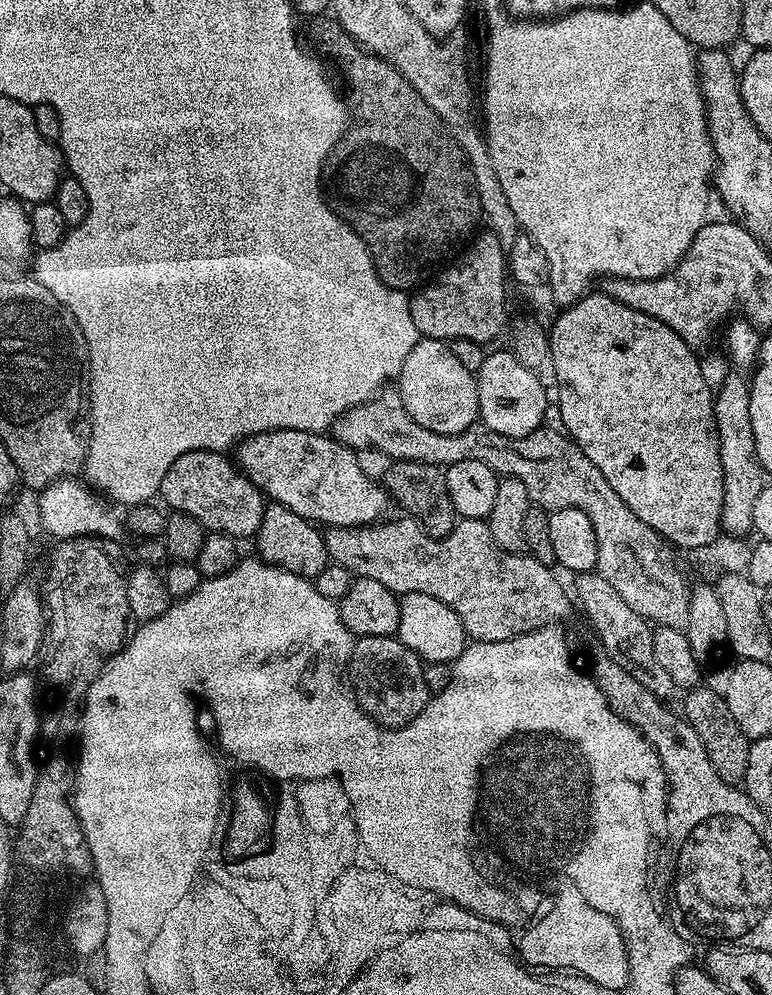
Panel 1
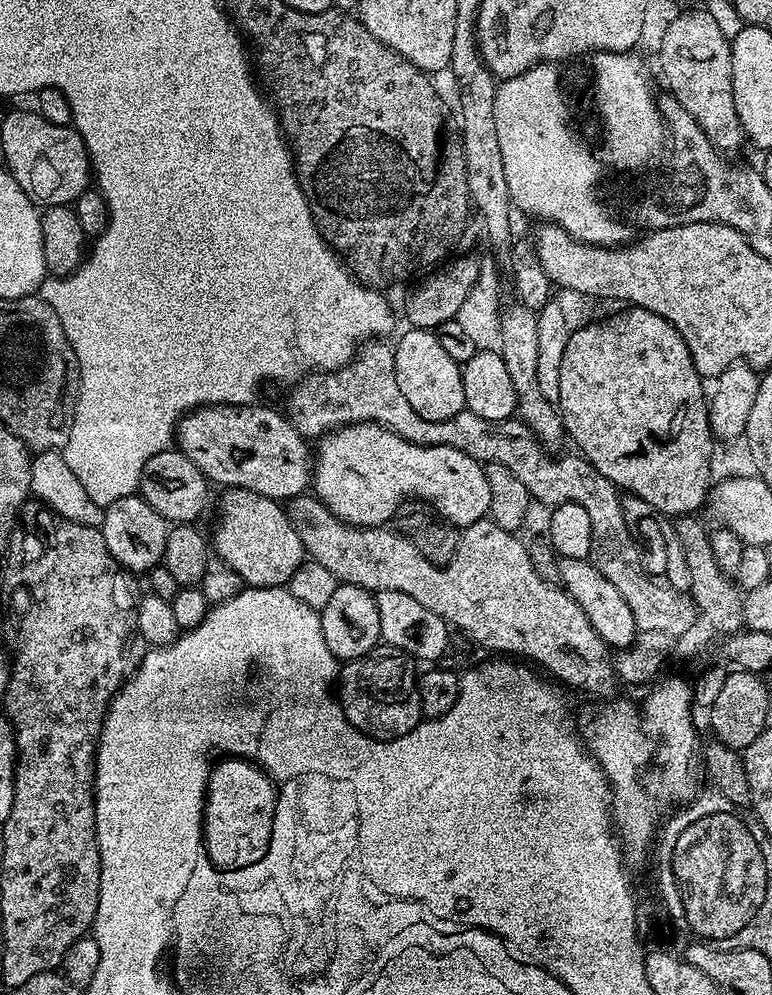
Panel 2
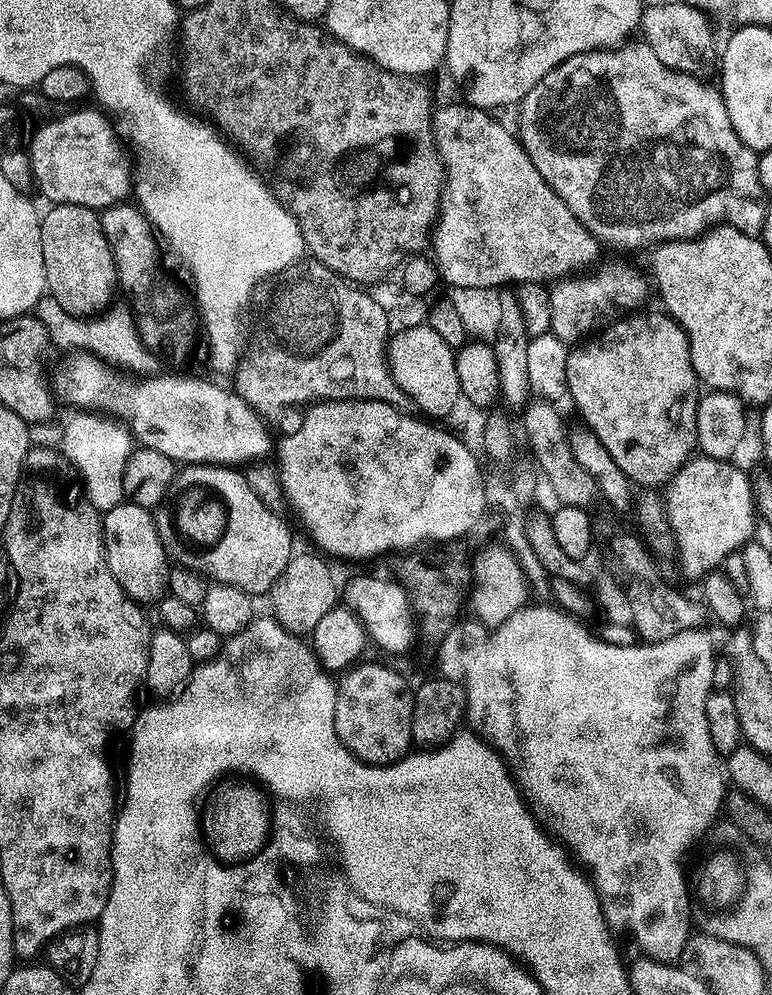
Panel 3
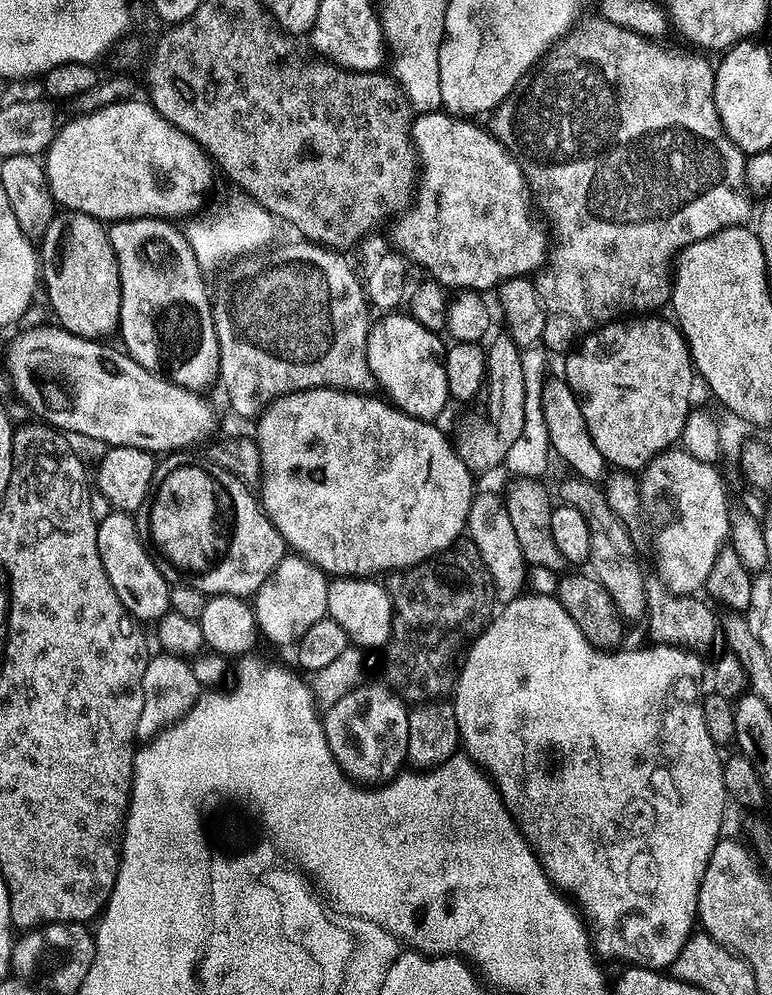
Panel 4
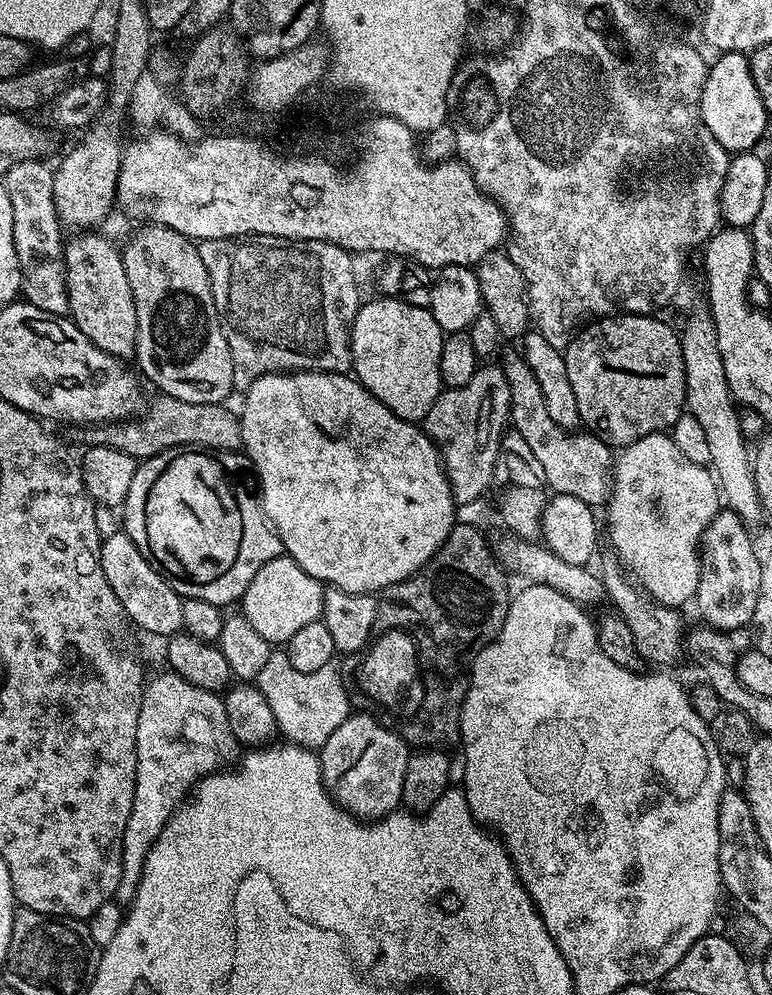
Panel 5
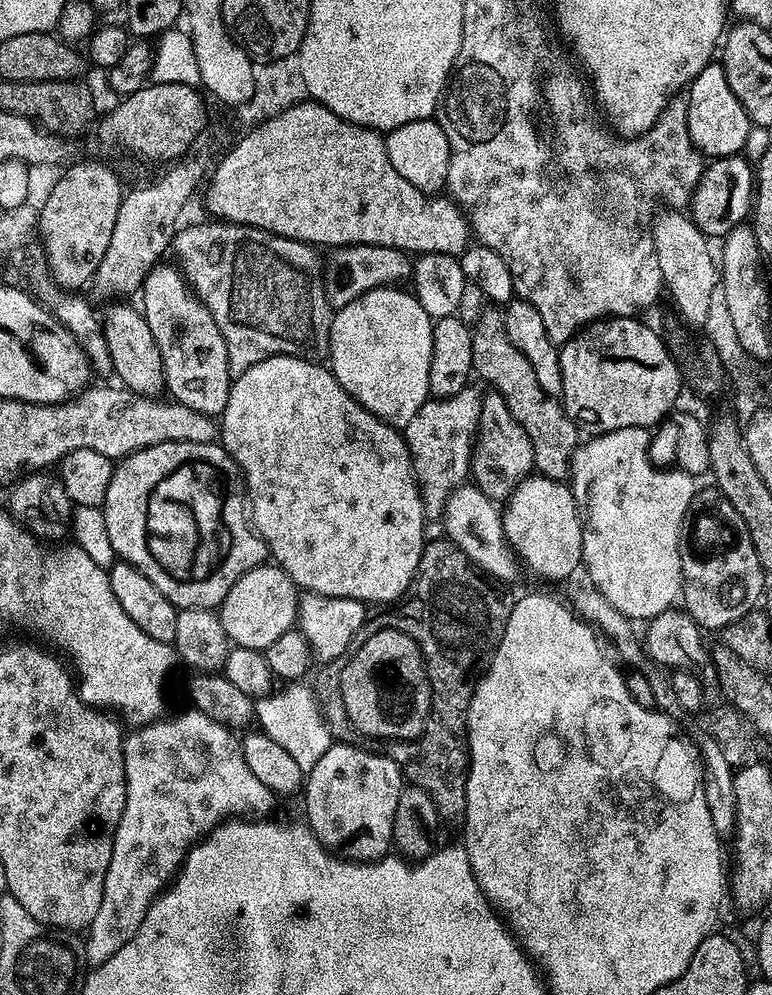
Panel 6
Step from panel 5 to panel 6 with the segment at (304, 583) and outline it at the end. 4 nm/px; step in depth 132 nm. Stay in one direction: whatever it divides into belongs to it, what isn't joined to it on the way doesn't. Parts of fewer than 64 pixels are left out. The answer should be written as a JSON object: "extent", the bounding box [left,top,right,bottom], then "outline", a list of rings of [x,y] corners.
{"extent":[218,562,300,649],"outline":[[[272,562],[259,564],[254,570],[242,574],[221,602],[218,615],[222,630],[226,630],[229,641],[237,648],[266,649],[270,642],[297,627],[300,598],[295,582],[279,566]]]}

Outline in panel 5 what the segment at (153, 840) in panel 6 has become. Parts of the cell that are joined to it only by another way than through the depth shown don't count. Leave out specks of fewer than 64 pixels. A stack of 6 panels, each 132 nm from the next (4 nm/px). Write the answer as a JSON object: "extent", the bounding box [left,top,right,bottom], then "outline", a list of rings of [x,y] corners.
{"extent":[114,670,230,902],"outline":[[[164,670],[161,676],[153,680],[151,677],[145,683],[136,735],[134,806],[122,842],[122,876],[114,894],[117,901],[128,902],[135,896],[152,841],[197,781],[196,772],[211,774],[221,767],[220,759],[228,742],[230,733],[224,701],[216,692],[194,686],[171,670]]]}

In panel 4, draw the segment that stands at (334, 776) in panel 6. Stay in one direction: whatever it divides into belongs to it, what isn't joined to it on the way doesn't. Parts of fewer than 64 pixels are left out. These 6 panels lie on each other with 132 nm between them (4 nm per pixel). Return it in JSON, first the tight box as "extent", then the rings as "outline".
{"extent":[323,682,409,786],"outline":[[[364,682],[323,713],[326,742],[349,780],[361,786],[379,786],[401,775],[407,761],[409,711],[409,705],[388,684]]]}

